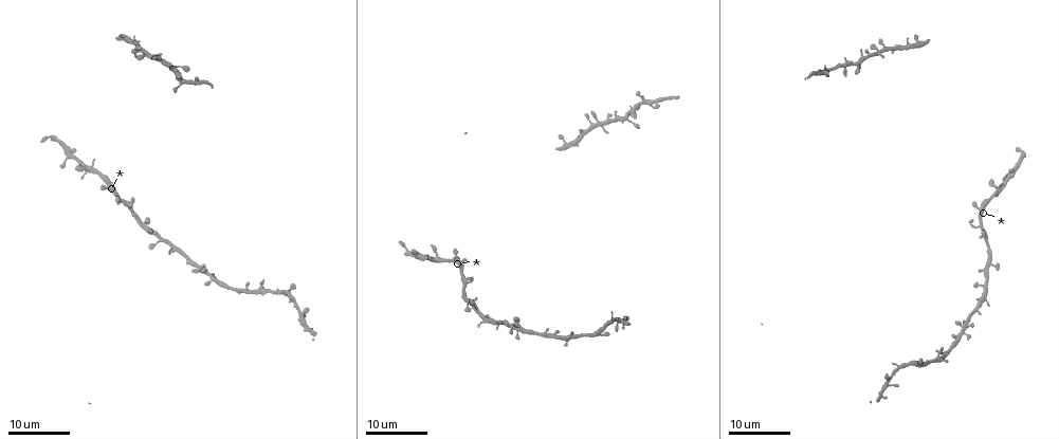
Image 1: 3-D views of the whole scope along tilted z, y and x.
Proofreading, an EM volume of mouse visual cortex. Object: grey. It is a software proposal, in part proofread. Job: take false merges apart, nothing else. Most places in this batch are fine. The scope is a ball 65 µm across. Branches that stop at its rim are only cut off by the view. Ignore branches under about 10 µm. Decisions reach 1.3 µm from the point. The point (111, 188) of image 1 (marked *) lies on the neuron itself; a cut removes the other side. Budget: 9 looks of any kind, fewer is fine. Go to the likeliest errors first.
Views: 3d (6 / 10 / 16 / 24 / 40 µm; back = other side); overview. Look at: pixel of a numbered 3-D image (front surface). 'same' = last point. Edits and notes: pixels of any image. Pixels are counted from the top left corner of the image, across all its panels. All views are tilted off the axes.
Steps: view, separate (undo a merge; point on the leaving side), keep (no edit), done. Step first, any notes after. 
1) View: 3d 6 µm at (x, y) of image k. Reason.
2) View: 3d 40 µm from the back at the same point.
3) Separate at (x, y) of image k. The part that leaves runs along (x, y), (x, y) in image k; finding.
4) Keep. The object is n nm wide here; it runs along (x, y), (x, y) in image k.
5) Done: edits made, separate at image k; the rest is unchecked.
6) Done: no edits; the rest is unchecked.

View: 3d 16 µm at (899, 368) of image 1. Three arms meet.

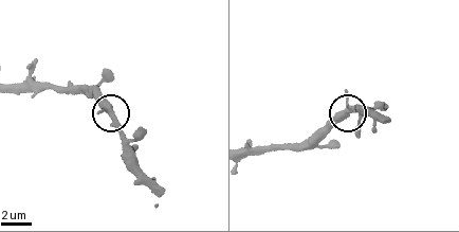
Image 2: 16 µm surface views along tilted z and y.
View: 3d 10 µm at (345, 111) of image 2. Closer look.

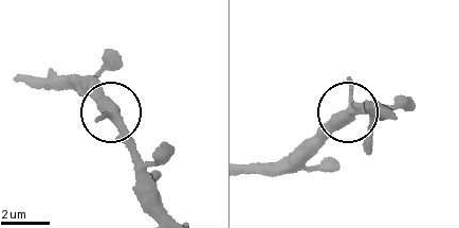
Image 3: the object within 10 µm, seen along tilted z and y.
Keep. The object is 350 nm wide here; it runs along (37, 85), (93, 95), (115, 120), (134, 170) in image 3; continuous, no second neuron.

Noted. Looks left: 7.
View: 3d 16 µm at (956, 336) of image 1. A fork.

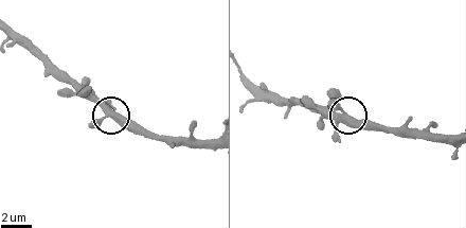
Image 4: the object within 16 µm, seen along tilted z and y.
View: 3d 6 µm at (109, 116) of image 4.

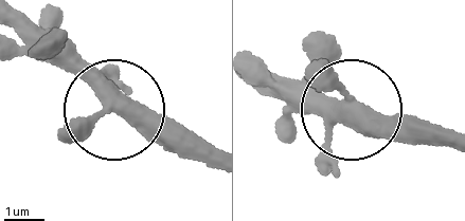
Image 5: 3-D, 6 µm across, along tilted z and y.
Keep. Continuous, no second neuron.

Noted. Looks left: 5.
View: 3d 16 µm at (544, 336) of image 1. Sudden change in width.

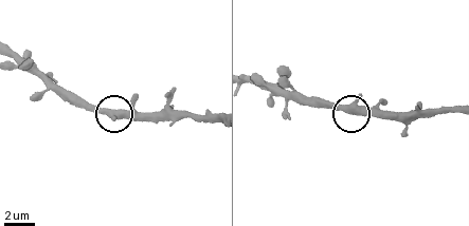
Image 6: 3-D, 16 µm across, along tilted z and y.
View: 3d 6 µm at (350, 109) of image 6.

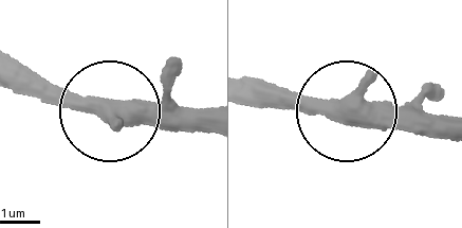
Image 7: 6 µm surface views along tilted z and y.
Keep. The object is 390 nm wide here; it runs along (8, 58), (90, 104), (202, 123) in image 7; one neuron here.

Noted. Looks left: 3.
View: 3d 24 µm at (936, 362) of image 1. Four arms meet.

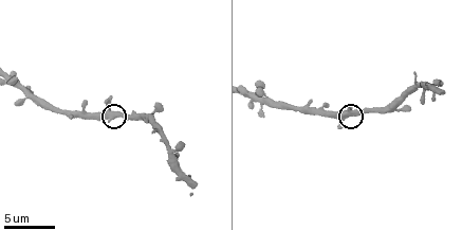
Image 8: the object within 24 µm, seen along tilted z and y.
View: 3d 10 µm at (109, 115) of image 8.

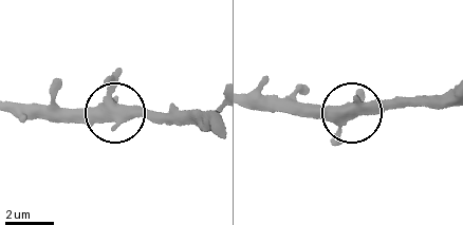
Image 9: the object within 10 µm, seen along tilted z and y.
Keep. 4 arms meet here; it runs along (18, 108), (96, 122), (174, 109) in image 9; all the same neuron.

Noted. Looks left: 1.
Done: no edits; the rest is unchecked.

